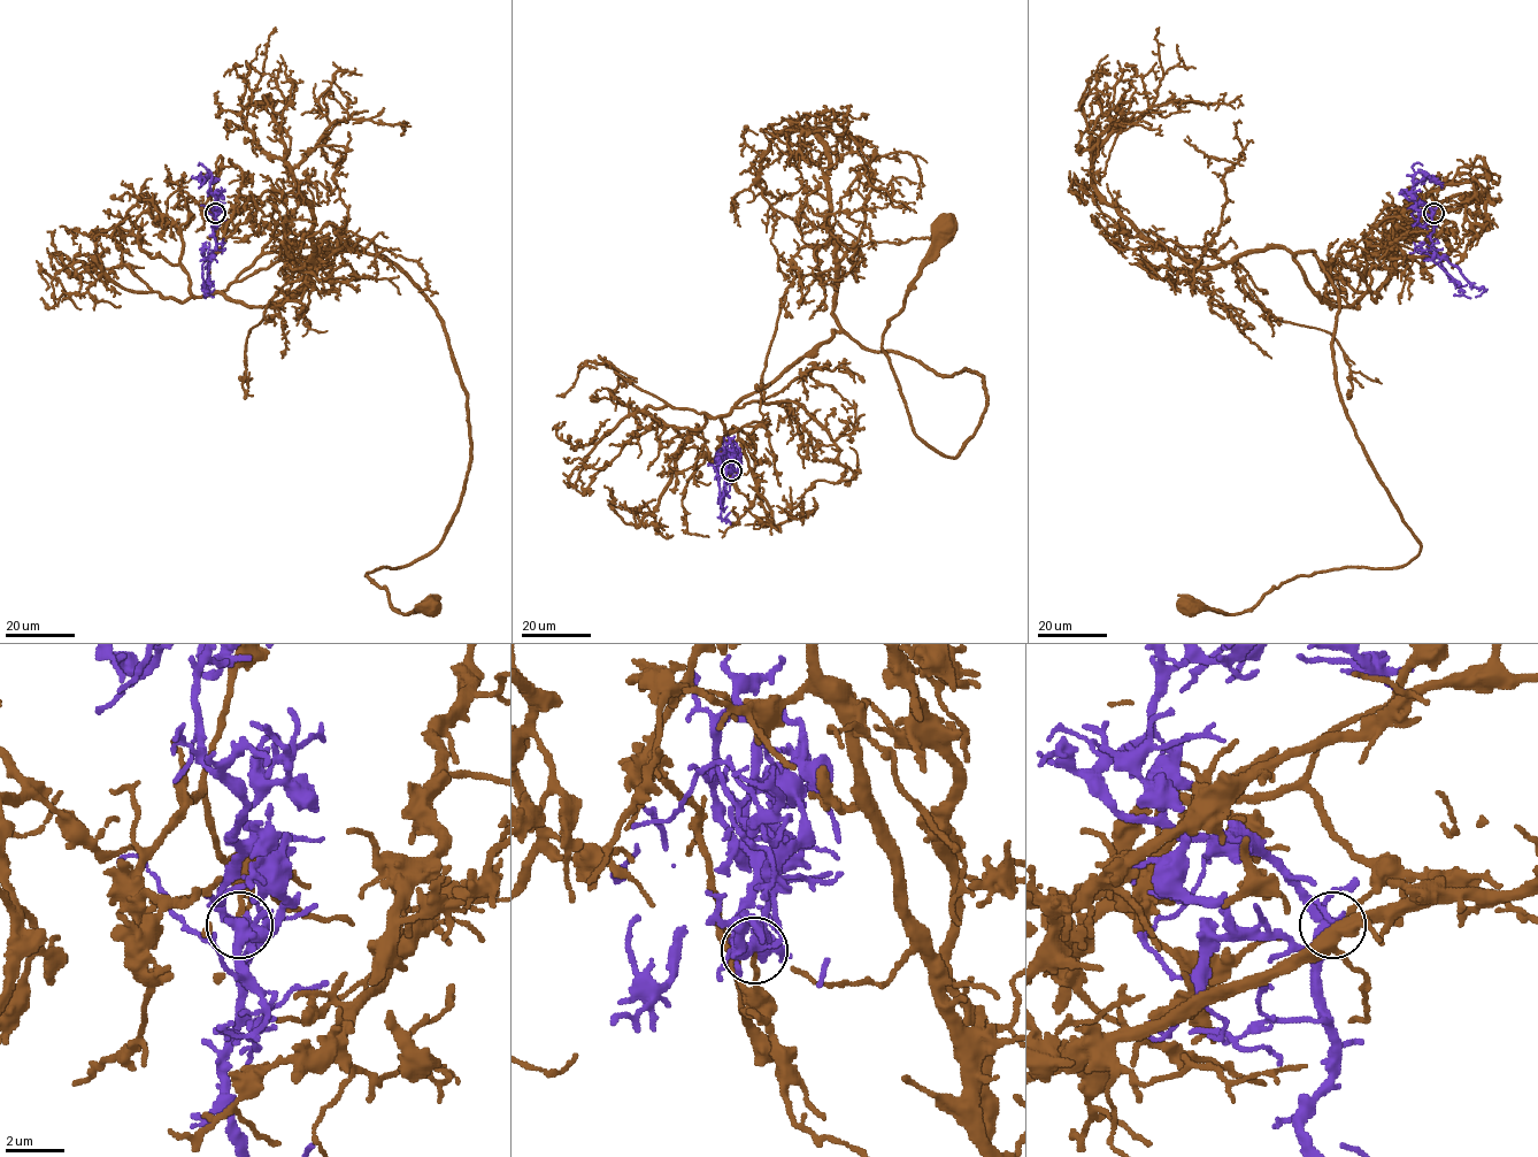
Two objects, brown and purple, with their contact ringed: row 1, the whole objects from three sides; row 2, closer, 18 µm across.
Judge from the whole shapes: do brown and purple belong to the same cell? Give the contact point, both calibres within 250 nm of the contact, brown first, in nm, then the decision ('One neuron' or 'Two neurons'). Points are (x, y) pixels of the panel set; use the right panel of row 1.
Place: (1433, 213). Thickness 180 nm (brown) against 360 nm. Two neurons

